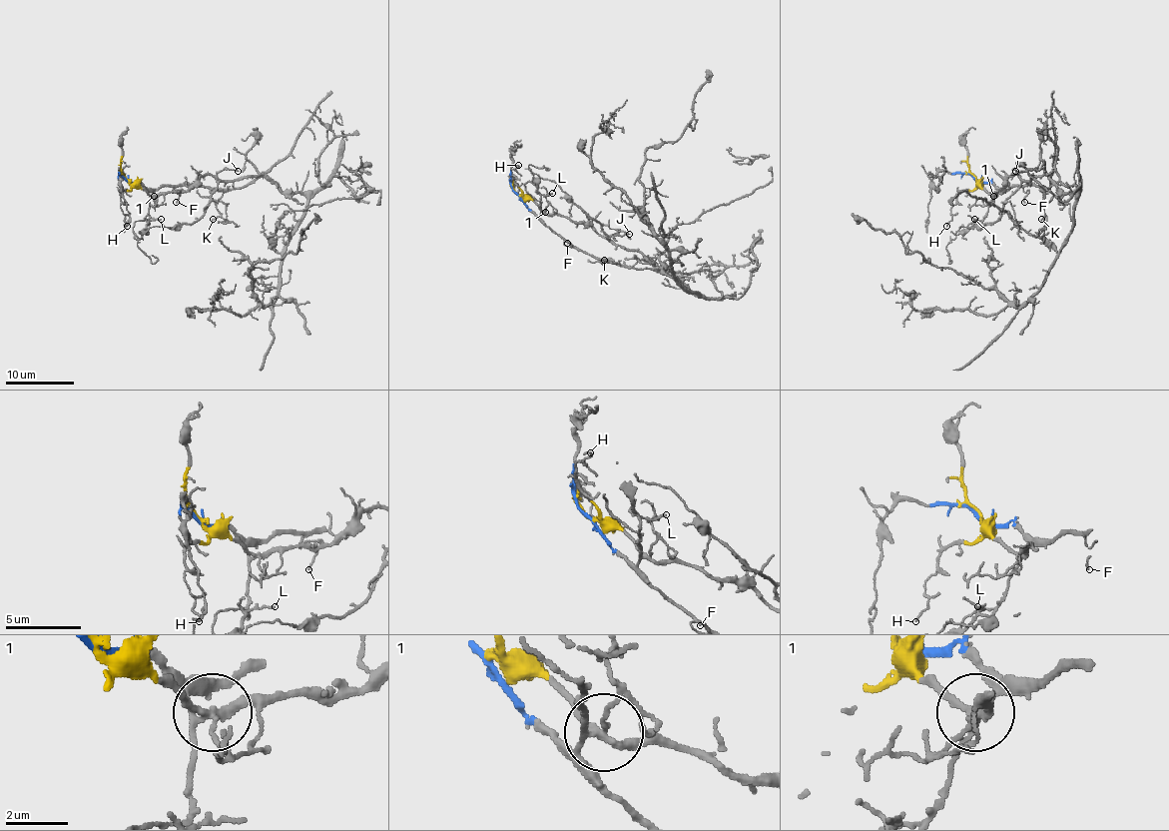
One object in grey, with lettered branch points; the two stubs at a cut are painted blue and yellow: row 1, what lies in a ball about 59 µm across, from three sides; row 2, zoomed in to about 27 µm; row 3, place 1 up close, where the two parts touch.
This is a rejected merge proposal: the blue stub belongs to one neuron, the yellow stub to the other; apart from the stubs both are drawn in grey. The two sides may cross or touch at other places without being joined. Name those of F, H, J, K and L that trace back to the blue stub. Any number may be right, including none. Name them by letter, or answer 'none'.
F, K, L

